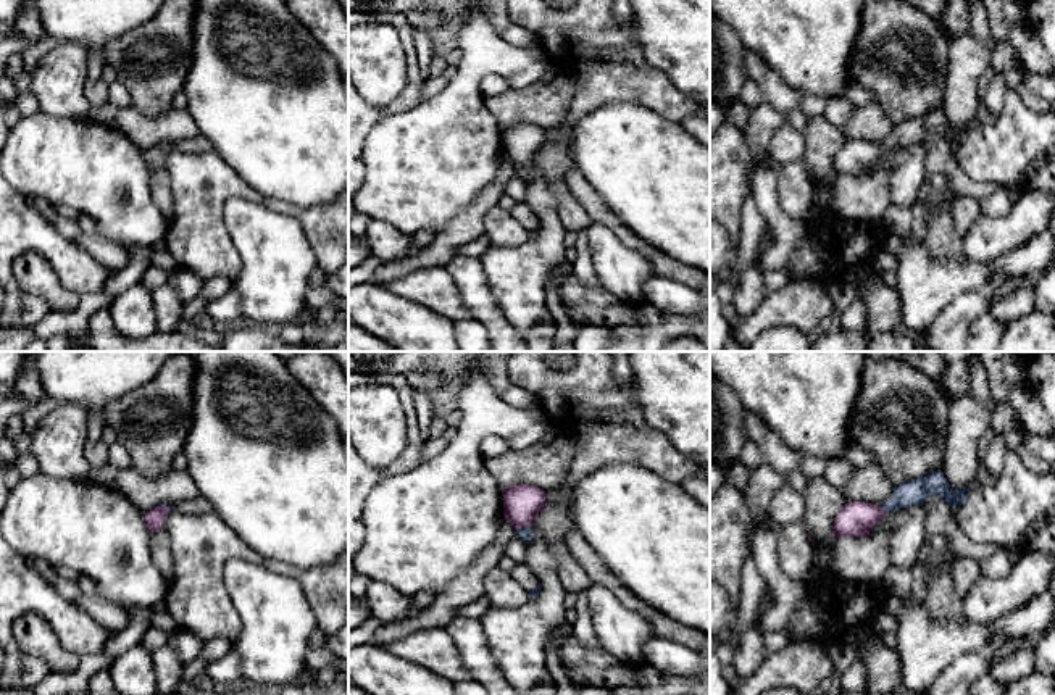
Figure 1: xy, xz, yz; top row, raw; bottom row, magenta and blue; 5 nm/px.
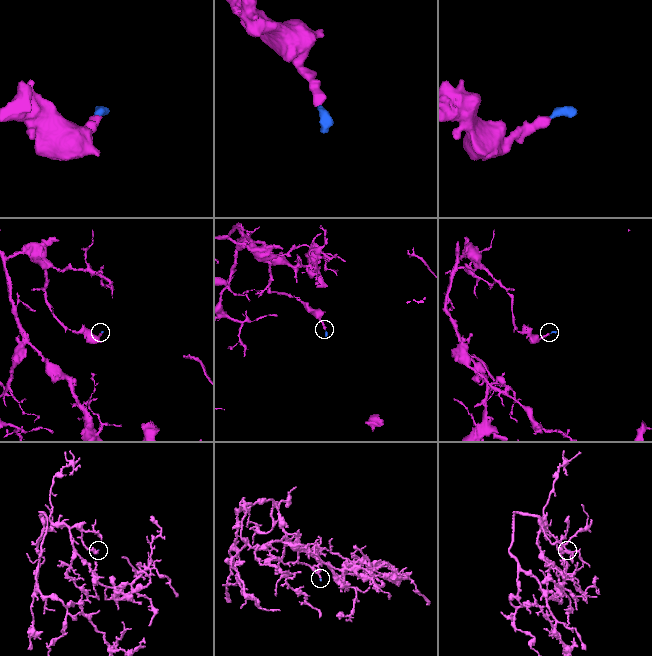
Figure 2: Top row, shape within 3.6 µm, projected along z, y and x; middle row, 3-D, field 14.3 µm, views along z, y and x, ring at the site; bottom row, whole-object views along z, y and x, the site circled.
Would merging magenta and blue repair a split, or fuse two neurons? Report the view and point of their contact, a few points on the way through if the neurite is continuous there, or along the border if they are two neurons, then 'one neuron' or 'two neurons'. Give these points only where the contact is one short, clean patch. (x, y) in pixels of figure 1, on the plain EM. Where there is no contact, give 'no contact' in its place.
contact xz (523, 165); way xz (521, 141), (523, 165), (525, 171); one neuron

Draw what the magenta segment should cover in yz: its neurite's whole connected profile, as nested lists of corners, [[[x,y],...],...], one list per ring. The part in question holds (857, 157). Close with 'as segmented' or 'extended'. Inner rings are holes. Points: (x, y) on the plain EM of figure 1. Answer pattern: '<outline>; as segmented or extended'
[[[932,110],[918,118],[895,124],[890,137],[882,144],[847,139],[834,158],[834,174],[869,176],[869,169],[889,150],[923,144],[931,132],[942,137],[950,145],[960,145],[970,135],[970,124],[963,129],[953,129],[942,110]]]; extended

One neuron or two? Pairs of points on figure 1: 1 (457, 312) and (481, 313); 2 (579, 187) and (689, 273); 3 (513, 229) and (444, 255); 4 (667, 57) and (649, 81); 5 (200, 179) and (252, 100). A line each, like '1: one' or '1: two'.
1: two
2: one
3: two
4: two
5: two

